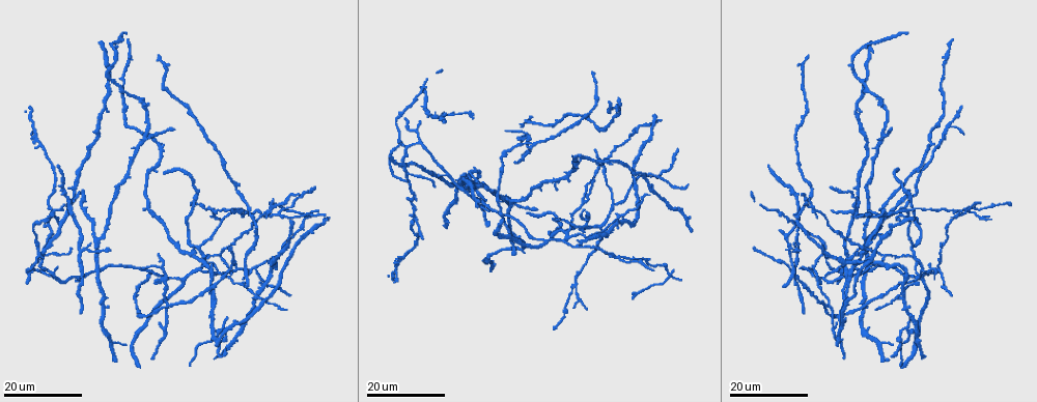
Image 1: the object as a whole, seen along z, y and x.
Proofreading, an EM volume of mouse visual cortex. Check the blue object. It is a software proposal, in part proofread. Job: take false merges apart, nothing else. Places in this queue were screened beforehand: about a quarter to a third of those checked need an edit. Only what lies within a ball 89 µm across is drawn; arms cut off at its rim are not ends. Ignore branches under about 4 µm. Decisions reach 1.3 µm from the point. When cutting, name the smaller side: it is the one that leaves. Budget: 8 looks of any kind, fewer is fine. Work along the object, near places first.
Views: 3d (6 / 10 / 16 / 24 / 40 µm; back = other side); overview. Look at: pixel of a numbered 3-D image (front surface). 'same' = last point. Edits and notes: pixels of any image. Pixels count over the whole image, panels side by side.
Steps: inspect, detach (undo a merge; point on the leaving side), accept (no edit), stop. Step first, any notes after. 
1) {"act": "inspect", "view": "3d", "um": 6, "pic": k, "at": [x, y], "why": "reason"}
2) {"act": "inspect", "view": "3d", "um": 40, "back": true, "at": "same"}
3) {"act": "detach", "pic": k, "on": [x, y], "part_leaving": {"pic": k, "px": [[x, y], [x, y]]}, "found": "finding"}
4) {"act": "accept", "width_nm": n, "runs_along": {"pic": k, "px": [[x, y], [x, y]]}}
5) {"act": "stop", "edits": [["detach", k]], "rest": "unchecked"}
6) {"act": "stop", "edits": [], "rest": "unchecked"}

{"act": "inspect", "view": "3d", "um": 24, "pic": 1, "at": [532, 147], "why": "looks like a crossing"}

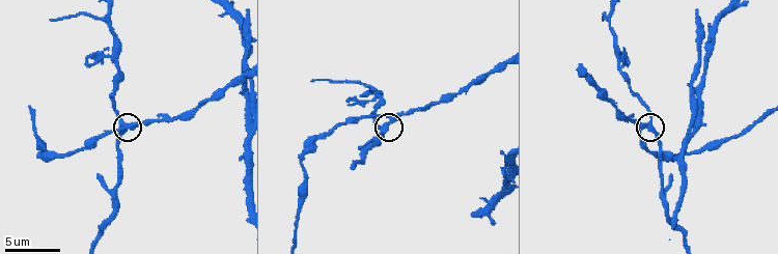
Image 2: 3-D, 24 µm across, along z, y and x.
{"act": "inspect", "view": "3d", "um": 6, "pic": 2, "at": [132, 127], "why": "zoom in"}

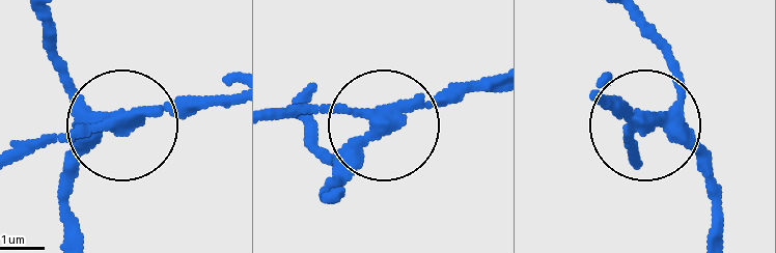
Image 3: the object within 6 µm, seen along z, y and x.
{"act": "detach", "pic": 3, "on": [183, 102], "arms": 4, "part_leaving": {"pic": 3, "px": [[115, 116], [19, 142]]}, "found": "a second cell is stuck on"}

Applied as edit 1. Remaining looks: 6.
{"act": "inspect", "view": "overview"}

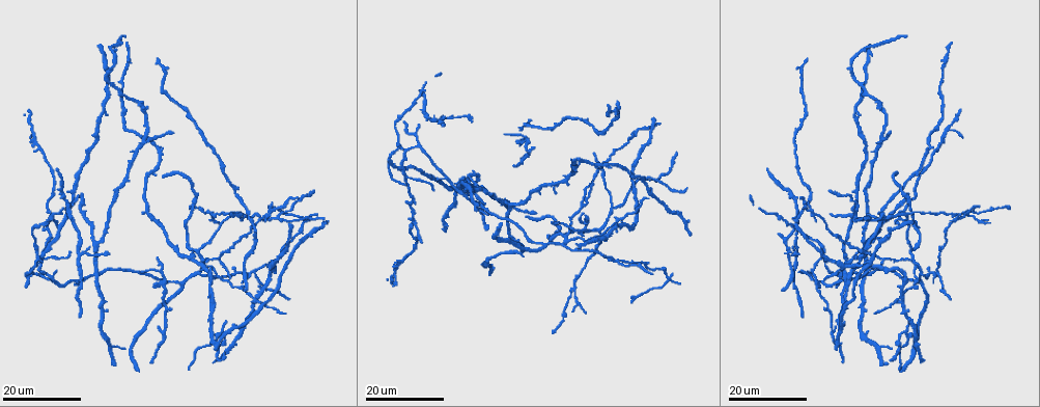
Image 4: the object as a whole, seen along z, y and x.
{"act": "inspect", "view": "3d", "um": 24, "pic": 4, "at": [600, 231], "why": "three-way junction"}

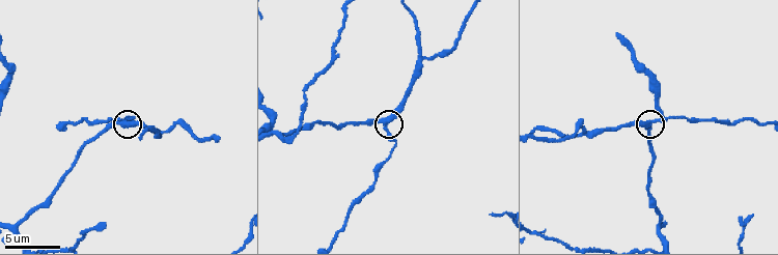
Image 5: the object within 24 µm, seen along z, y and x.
{"act": "inspect", "view": "3d", "um": 6, "pic": 5, "at": [652, 120]}

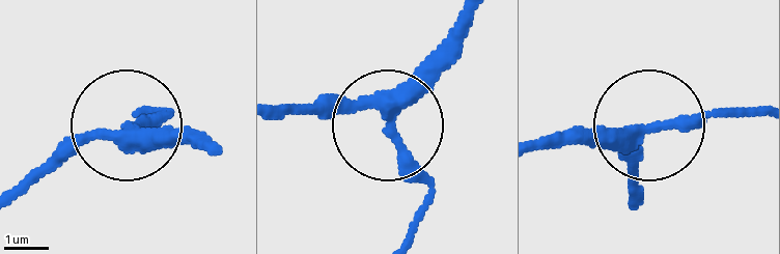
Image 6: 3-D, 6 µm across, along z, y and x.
{"act": "accept", "width_nm": 290, "runs_along": {"pic": 6, "px": [[639, 197], [632, 134], [762, 112]]}, "found": "all the same cell"}

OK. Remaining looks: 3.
{"act": "inspect", "view": "3d", "um": 16, "pic": 5, "at": [338, 55], "why": "three arms meet"}

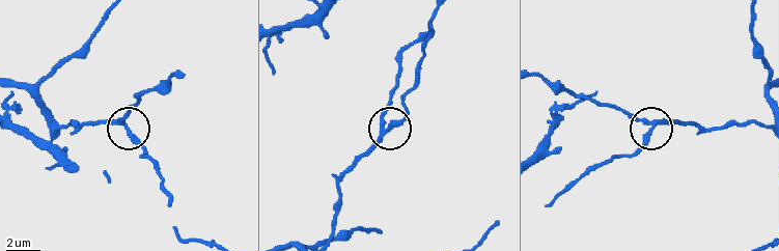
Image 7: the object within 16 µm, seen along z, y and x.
{"act": "accept", "runs_along": {"pic": 7, "px": [[326, 241], [340, 177], [409, 112]]}, "found": "one cell here"}

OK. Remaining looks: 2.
{"act": "inspect", "view": "3d", "um": 16, "pic": 4, "at": [938, 273], "why": "three arms meet"}

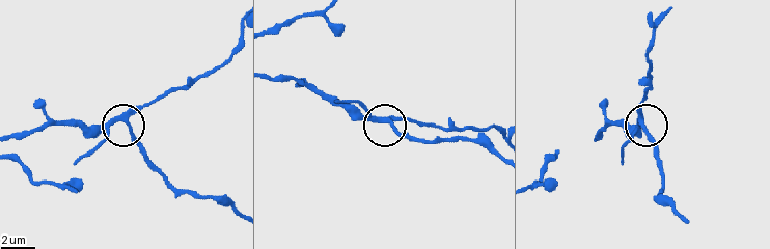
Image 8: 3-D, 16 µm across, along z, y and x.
{"act": "inspect", "view": "3d", "um": 6, "pic": 8, "at": [386, 119]}

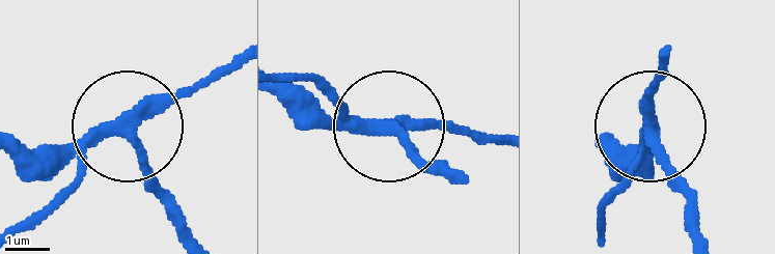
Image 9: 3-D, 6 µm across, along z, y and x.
{"act": "accept", "width_nm": 270, "runs_along": {"pic": 9, "px": [[281, 83], [326, 109], [393, 124], [445, 176]]}, "found": "one cell here"}

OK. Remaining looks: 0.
{"act": "stop", "edits": [["detach", 3]], "rest": "unchecked"}

